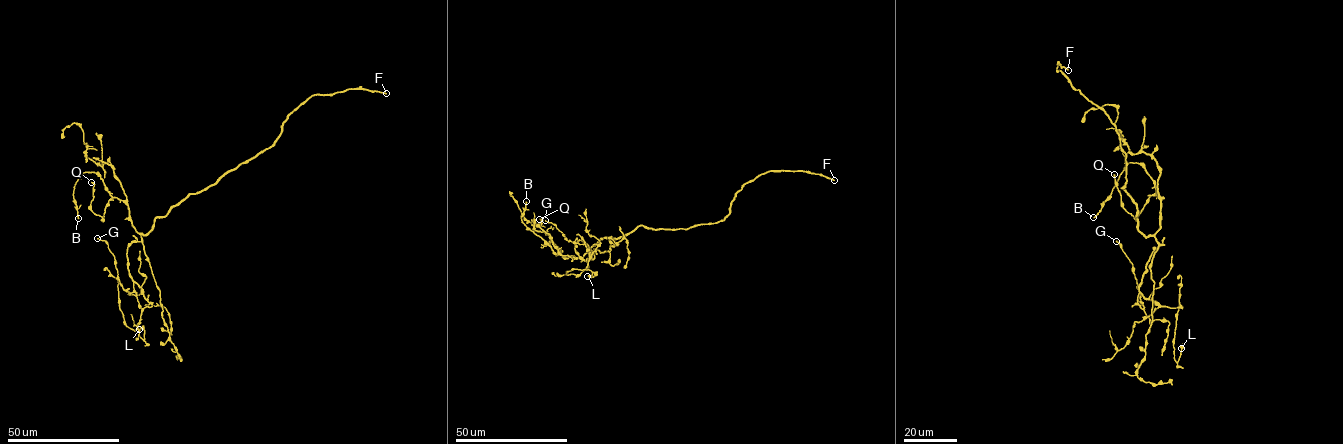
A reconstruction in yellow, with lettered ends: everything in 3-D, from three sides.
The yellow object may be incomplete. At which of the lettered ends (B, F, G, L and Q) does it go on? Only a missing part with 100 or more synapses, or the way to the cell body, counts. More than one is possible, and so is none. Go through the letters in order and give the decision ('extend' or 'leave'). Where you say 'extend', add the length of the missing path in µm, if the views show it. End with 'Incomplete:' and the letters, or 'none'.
B: leave
F: extend; missing 120 µm
G: leave
L: leave
Q: leave
Incomplete: F

